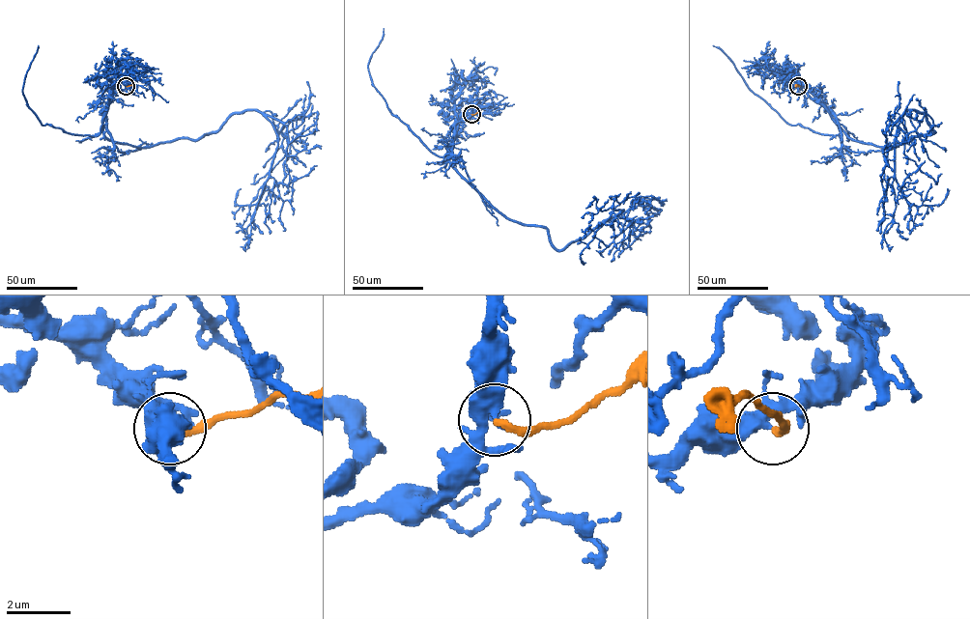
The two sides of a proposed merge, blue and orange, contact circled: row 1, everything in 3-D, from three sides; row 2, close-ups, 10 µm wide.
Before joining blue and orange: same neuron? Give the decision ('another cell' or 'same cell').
another cell

